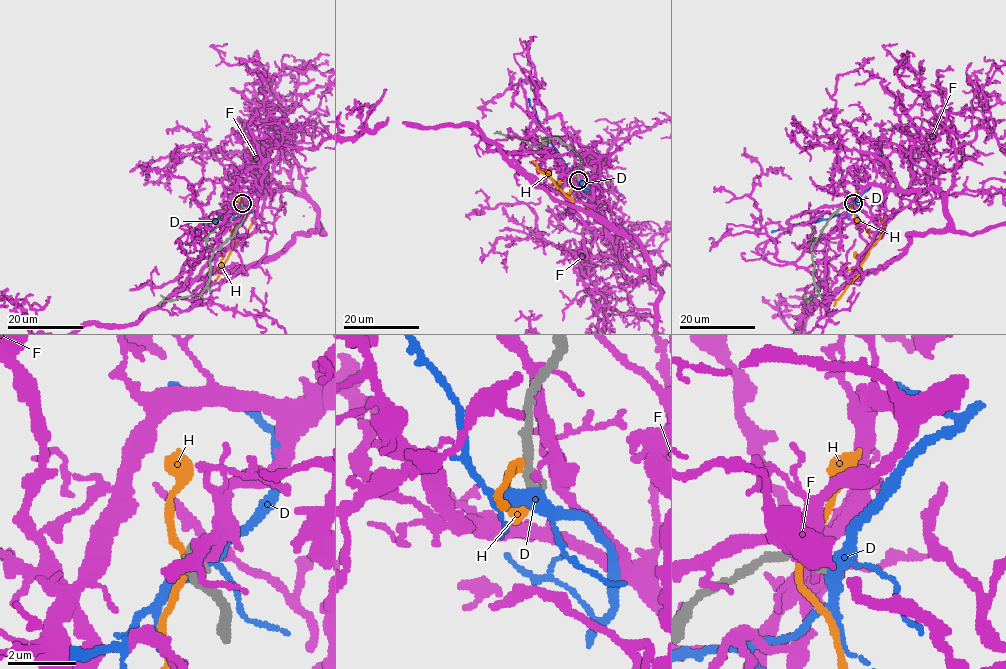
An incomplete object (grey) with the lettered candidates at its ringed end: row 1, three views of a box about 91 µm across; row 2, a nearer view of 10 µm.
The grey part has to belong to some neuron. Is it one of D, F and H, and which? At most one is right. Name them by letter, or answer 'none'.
none

